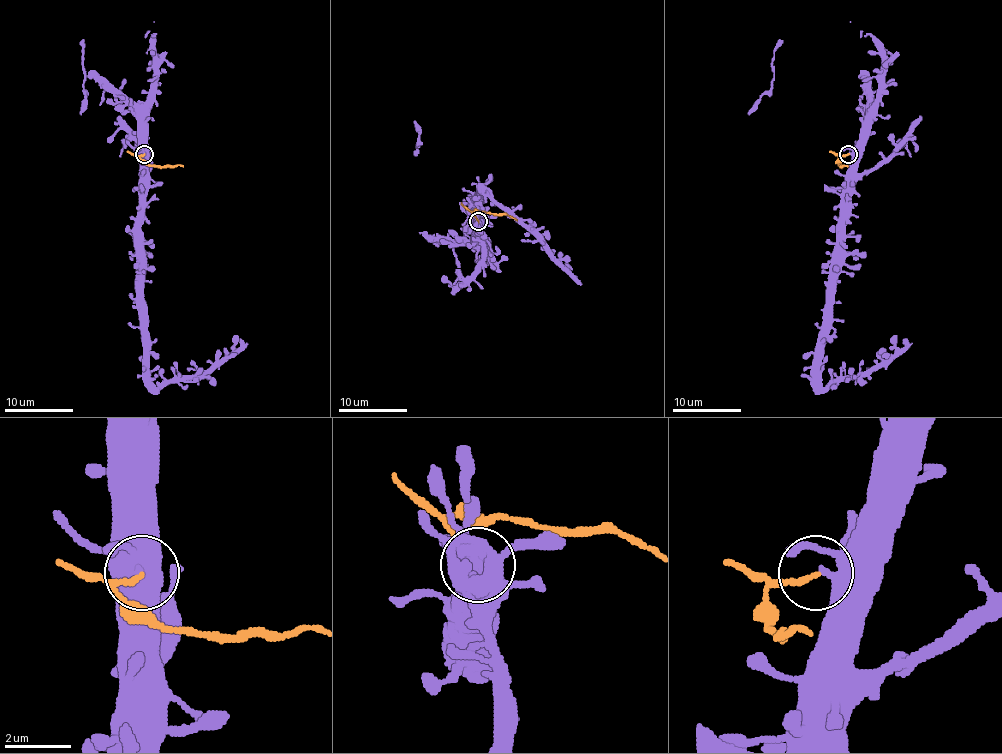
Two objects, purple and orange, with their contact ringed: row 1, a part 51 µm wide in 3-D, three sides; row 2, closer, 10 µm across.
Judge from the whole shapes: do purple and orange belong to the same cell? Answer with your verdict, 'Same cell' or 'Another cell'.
Another cell

